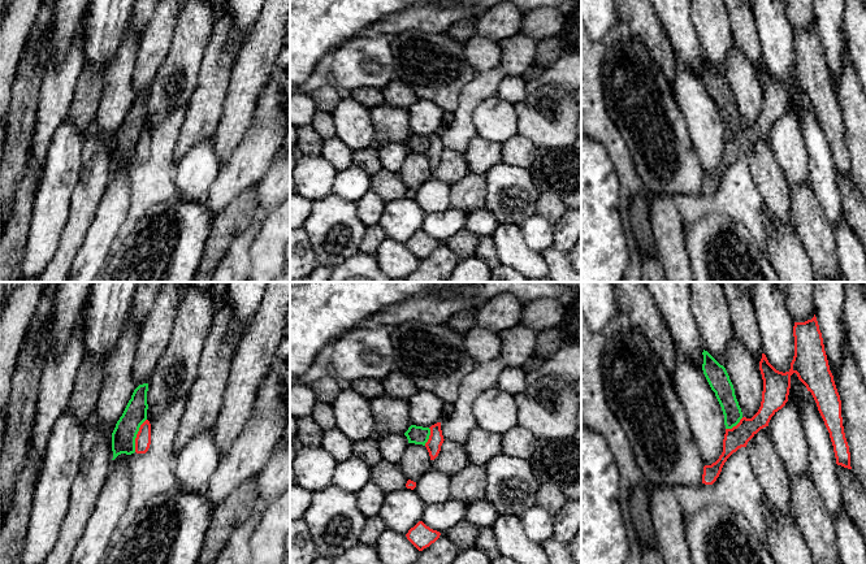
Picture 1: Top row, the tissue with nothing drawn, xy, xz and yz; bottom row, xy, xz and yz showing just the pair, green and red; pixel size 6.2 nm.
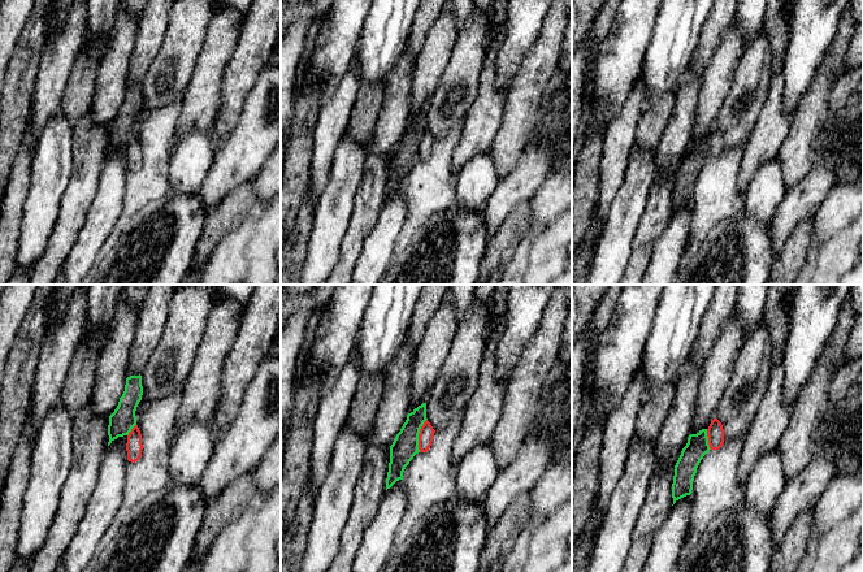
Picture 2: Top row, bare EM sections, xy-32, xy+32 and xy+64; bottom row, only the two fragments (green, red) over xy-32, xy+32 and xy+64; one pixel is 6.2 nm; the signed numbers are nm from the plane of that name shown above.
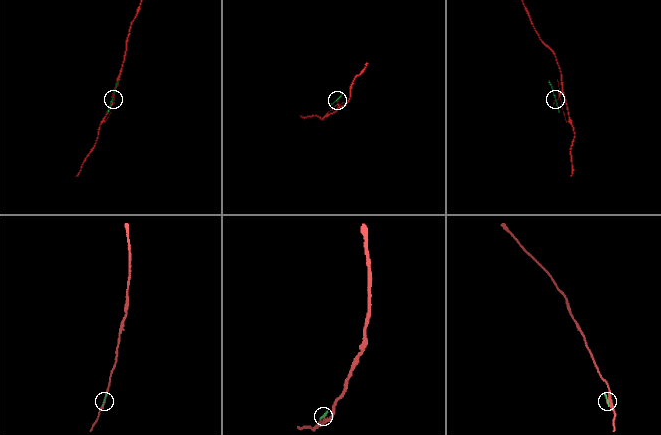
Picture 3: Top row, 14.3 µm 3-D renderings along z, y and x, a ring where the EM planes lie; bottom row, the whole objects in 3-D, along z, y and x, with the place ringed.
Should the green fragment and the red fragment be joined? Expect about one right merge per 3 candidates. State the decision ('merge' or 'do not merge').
do not merge

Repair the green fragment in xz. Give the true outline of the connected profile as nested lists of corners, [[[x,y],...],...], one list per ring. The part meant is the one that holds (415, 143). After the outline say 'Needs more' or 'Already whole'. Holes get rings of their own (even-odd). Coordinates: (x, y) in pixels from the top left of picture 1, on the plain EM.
[[[411,134],[408,136],[408,139],[404,142],[404,144],[407,146],[408,152],[425,155],[425,152],[429,148],[429,144],[430,144],[430,138],[429,136]]]. Already whole

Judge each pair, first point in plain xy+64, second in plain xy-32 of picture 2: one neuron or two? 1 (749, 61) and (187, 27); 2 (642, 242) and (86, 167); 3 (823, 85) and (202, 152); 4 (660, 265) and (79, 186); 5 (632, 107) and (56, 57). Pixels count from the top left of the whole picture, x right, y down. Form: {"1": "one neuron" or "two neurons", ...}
{"1": "one neuron", "2": "one neuron", "3": "two neurons", "4": "two neurons", "5": "one neuron"}

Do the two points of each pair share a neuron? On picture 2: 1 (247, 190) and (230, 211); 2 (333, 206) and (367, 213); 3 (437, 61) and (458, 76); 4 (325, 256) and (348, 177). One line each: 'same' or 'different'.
1: same
2: different
3: different
4: same

